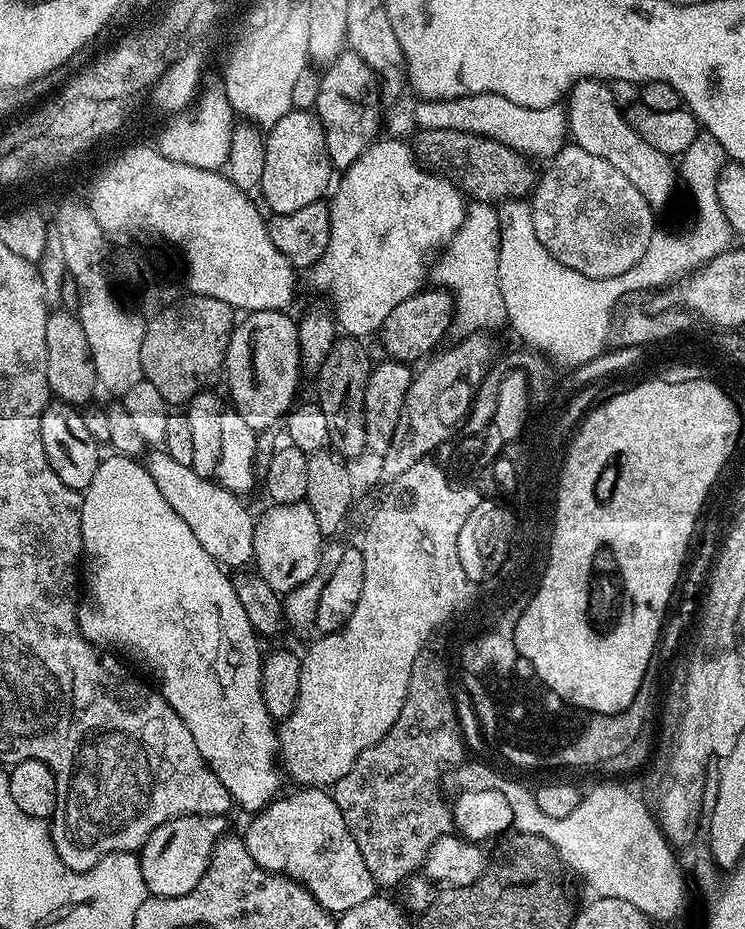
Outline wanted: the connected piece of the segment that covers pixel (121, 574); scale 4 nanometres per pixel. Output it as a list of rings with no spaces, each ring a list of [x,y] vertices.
[[[112,454],[109,457],[109,460],[108,457],[101,459],[90,486],[83,489],[80,501],[82,542],[84,543],[82,560],[85,565],[88,563],[88,568],[92,571],[92,600],[96,603],[97,610],[100,611],[100,616],[77,615],[76,621],[80,627],[80,632],[85,640],[90,641],[97,648],[111,650],[121,657],[129,656],[129,658],[124,658],[129,661],[137,660],[138,663],[145,664],[152,671],[153,678],[151,677],[151,679],[158,685],[160,695],[178,714],[178,718],[182,718],[182,722],[186,722],[186,730],[190,730],[190,735],[194,737],[194,746],[198,746],[198,754],[202,754],[204,763],[216,775],[218,782],[222,782],[222,786],[226,786],[226,790],[232,796],[233,805],[237,809],[245,808],[248,814],[255,814],[277,799],[278,793],[281,791],[281,789],[279,790],[280,772],[282,776],[282,768],[278,763],[278,753],[280,752],[278,724],[272,719],[266,708],[266,702],[262,700],[262,651],[260,652],[259,642],[261,643],[261,641],[258,639],[258,633],[250,626],[250,618],[246,618],[246,610],[242,610],[242,602],[238,602],[238,594],[232,585],[232,576],[217,560],[210,558],[210,554],[206,554],[206,550],[202,550],[202,542],[198,542],[198,538],[194,538],[190,526],[186,526],[186,522],[182,522],[182,518],[178,518],[178,514],[174,512],[170,502],[166,502],[166,498],[162,498],[162,490],[158,490],[158,486],[154,486],[154,478],[150,478],[147,467],[139,459],[131,456]]]

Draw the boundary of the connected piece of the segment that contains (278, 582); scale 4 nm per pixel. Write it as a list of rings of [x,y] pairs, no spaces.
[[[305,502],[302,504],[272,504],[254,520],[255,575],[266,578],[269,586],[281,594],[294,591],[312,578],[319,566],[322,537],[318,518]]]

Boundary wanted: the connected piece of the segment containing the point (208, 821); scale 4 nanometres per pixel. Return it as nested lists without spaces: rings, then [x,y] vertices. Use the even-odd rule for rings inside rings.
[[[176,816],[157,826],[138,852],[142,878],[149,893],[154,896],[190,894],[202,874],[206,874],[214,846],[225,835],[224,822],[224,816]]]

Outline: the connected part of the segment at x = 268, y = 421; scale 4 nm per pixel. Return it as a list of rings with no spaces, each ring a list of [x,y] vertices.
[[[262,310],[261,312],[249,312],[243,318],[244,321],[237,323],[232,329],[232,337],[228,343],[228,349],[224,355],[224,366],[222,369],[223,375],[228,375],[228,390],[232,394],[231,404],[234,407],[234,410],[239,413],[241,417],[251,426],[251,428],[257,430],[263,430],[263,428],[268,428],[271,424],[276,424],[287,417],[290,409],[293,407],[294,401],[292,399],[296,396],[296,391],[300,388],[300,368],[302,369],[302,359],[300,354],[300,342],[298,338],[299,327],[295,319],[291,320],[288,317],[289,313],[284,310]]]

